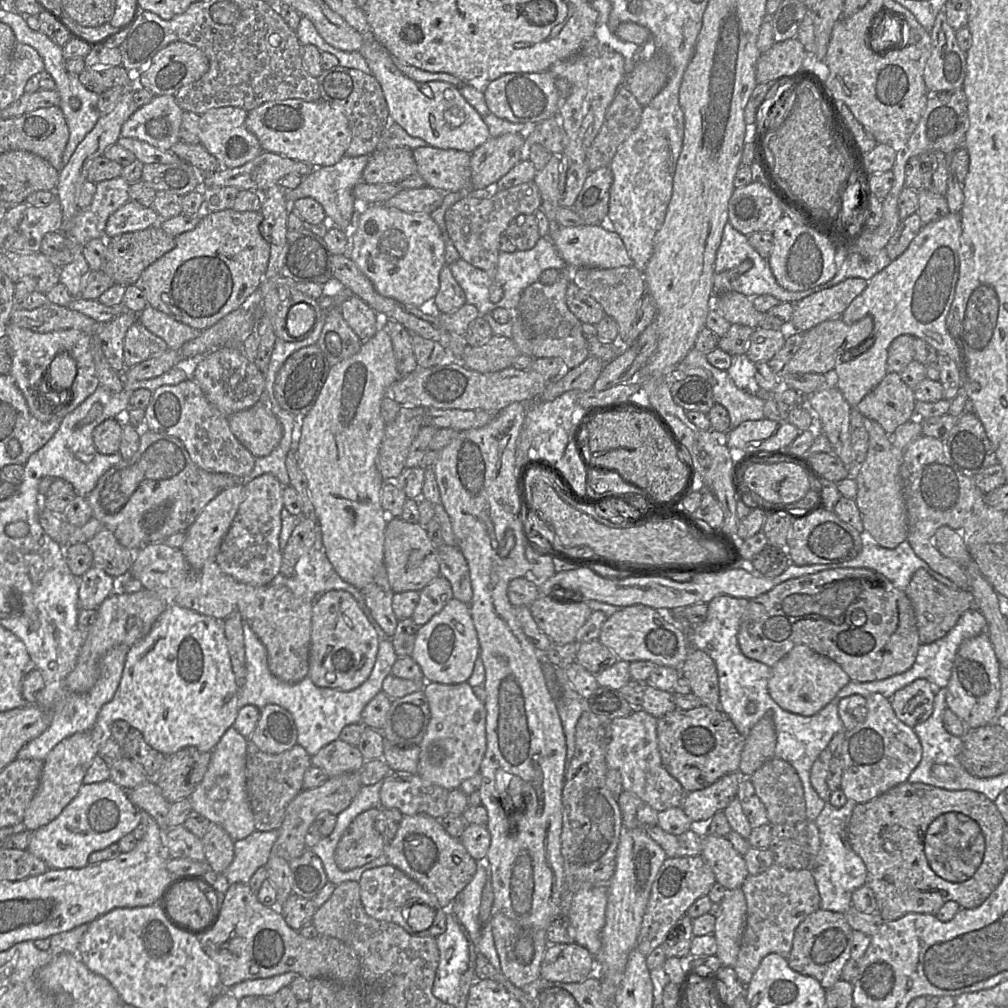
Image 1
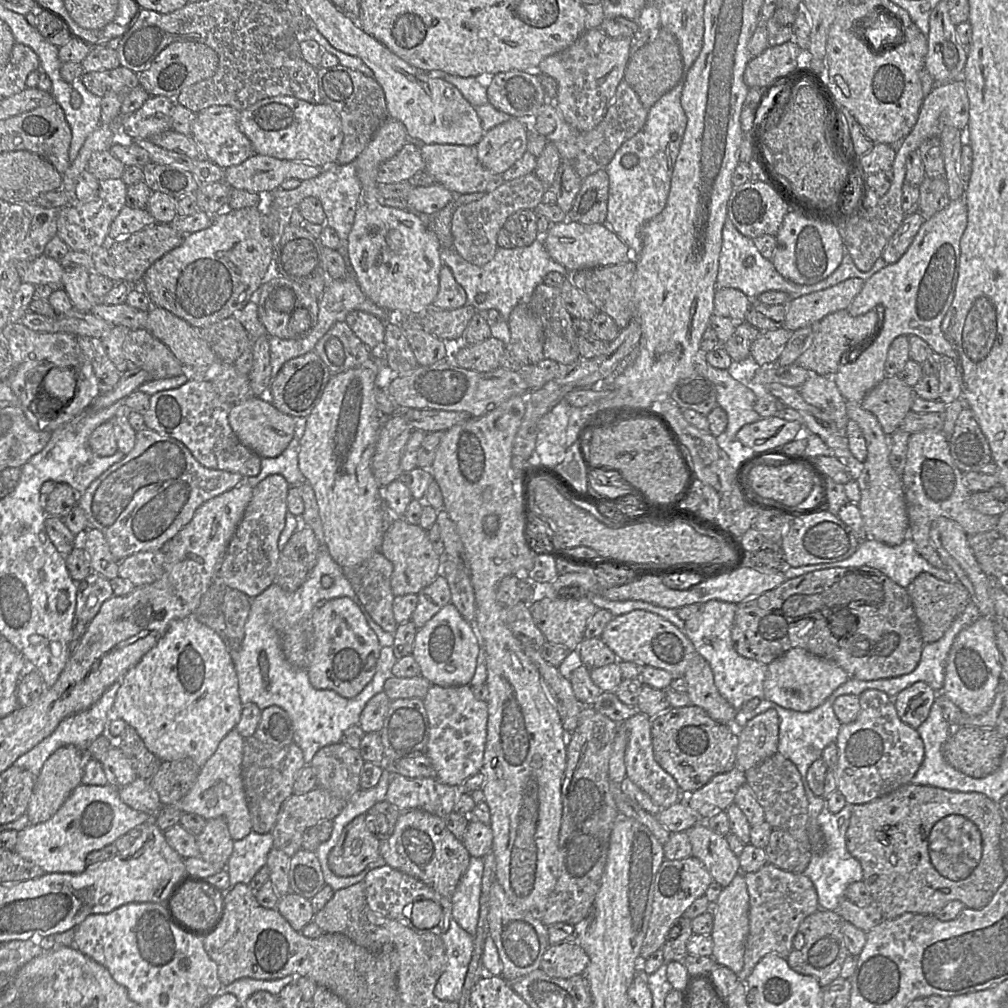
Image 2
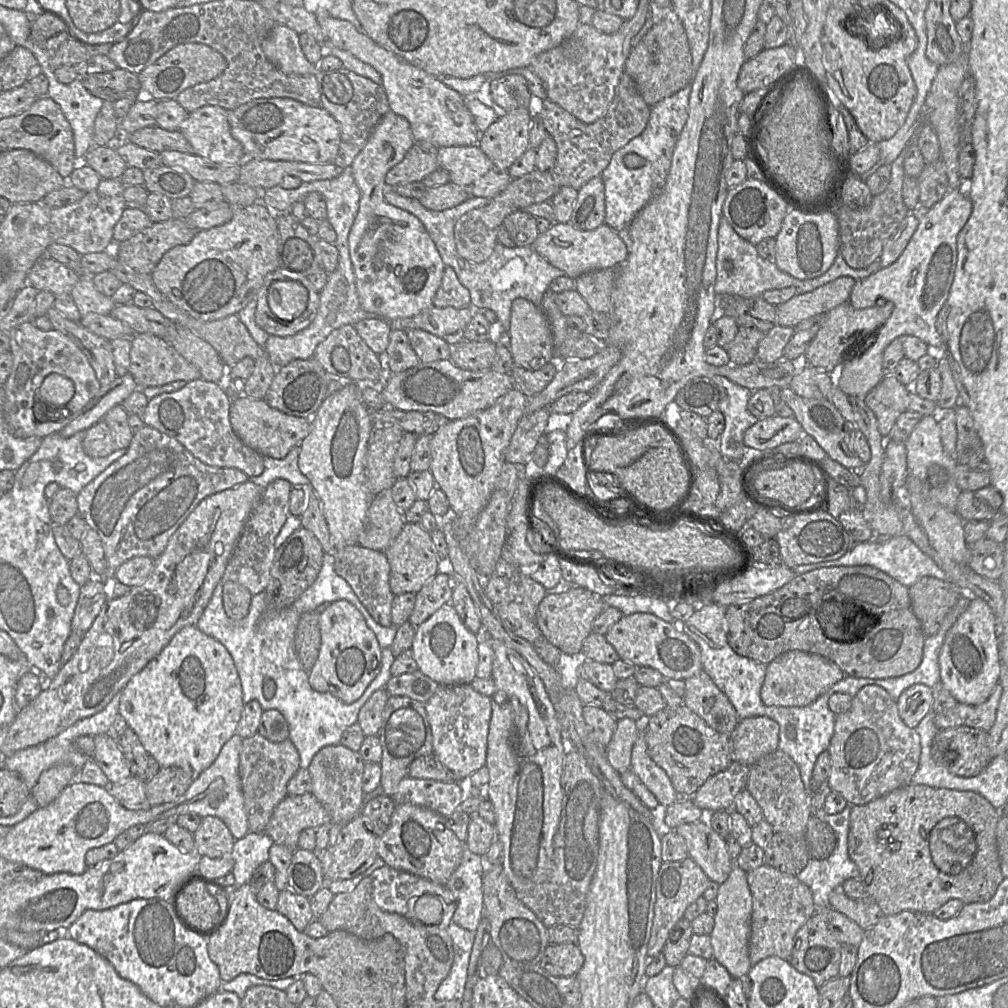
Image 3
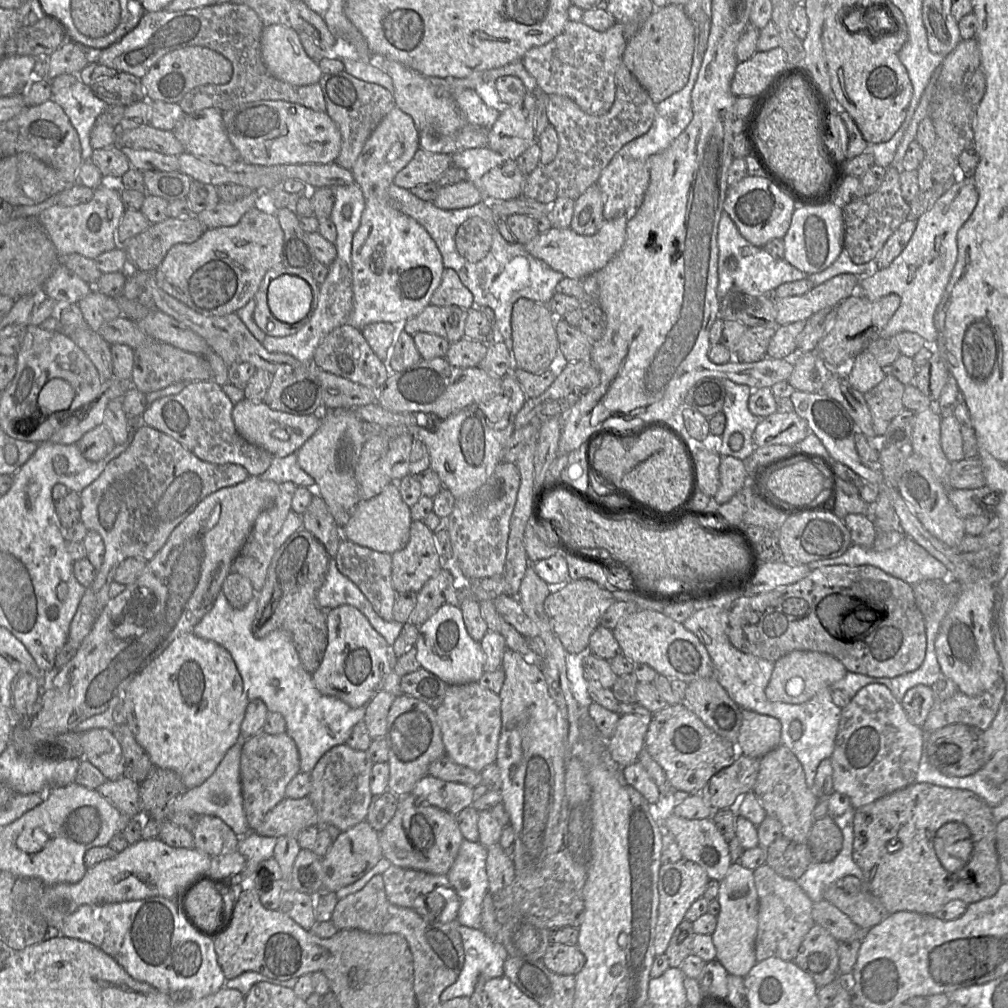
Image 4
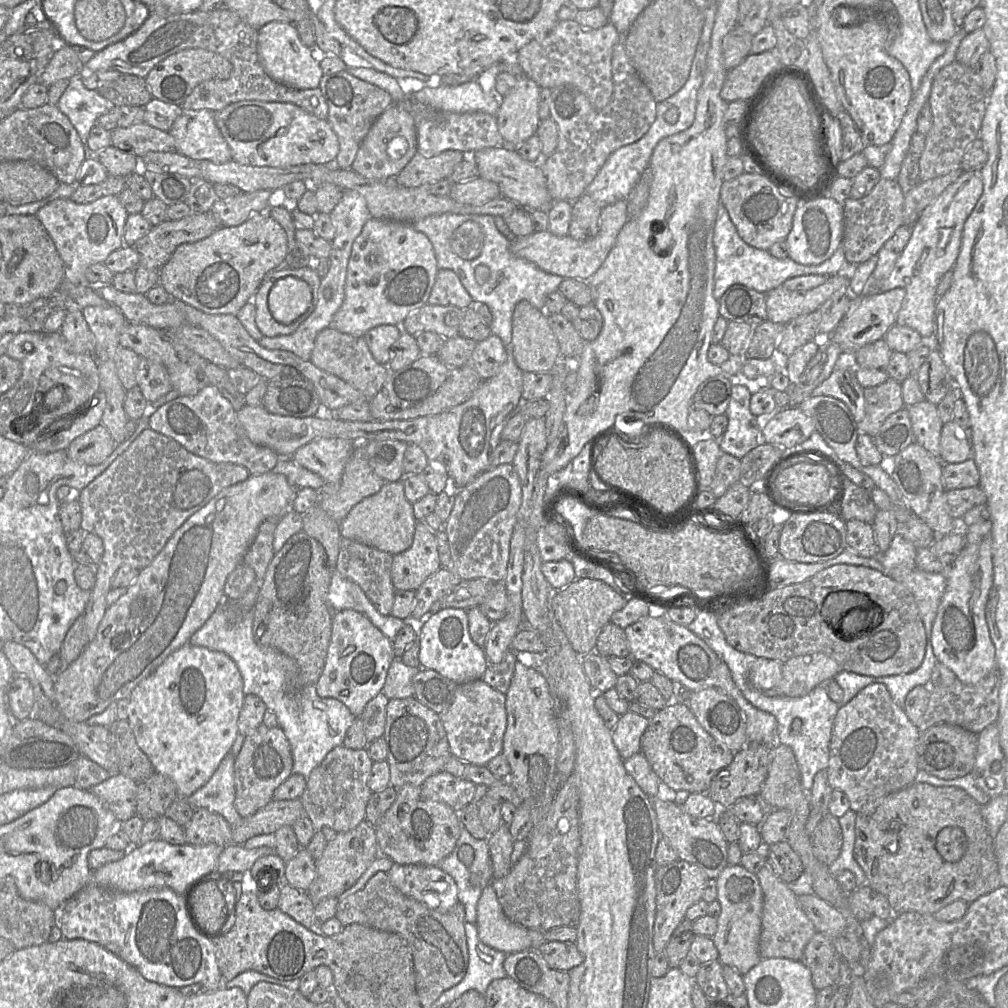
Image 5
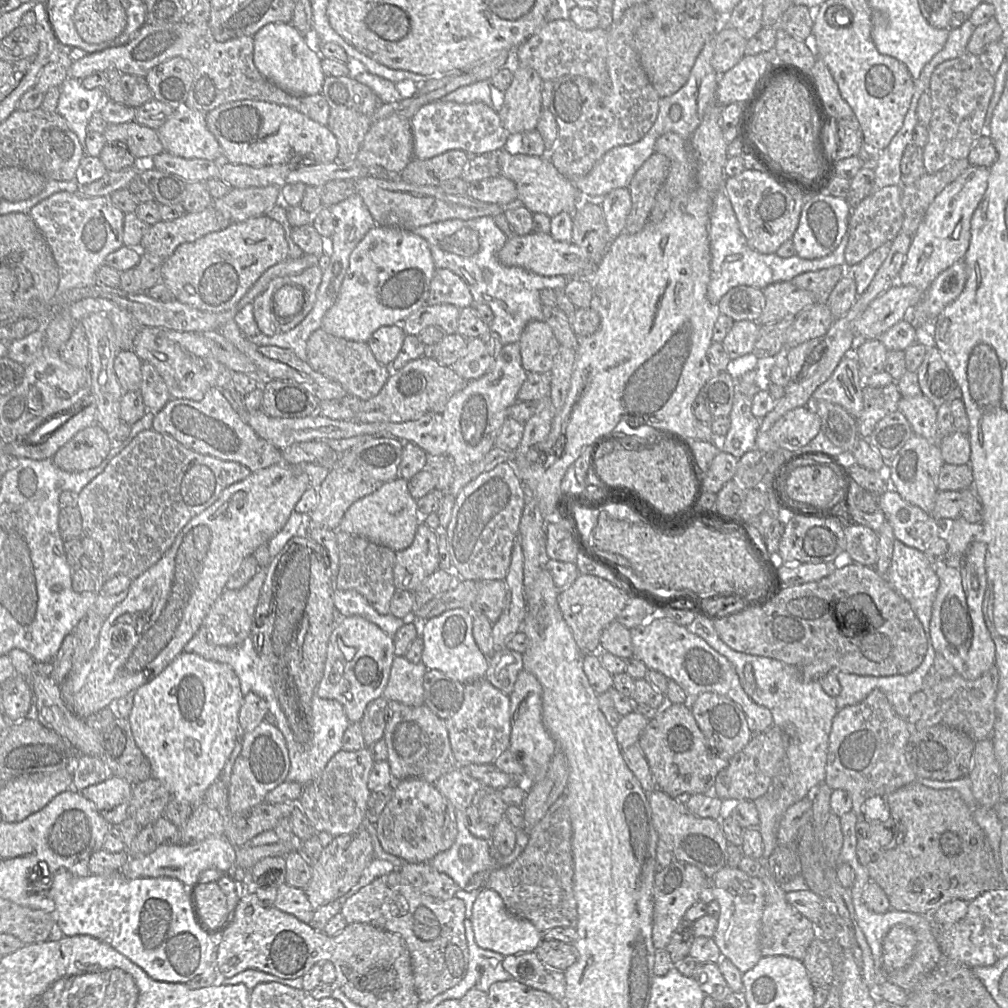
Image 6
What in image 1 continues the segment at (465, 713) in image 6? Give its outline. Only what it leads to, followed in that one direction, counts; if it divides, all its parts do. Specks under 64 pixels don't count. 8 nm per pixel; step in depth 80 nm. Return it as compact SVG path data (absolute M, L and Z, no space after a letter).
M426 682L423 688L429 704L430 719L426 733L419 744L419 761L417 774L424 780L447 790L459 788L460 784L479 773L486 751L486 709L474 694L468 682L459 684L442 684Z

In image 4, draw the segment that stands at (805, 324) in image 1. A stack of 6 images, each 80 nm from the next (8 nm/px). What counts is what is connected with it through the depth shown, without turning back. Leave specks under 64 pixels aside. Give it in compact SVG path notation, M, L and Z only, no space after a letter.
M839 274L803 295L774 298L777 326L806 321L826 307L836 307L857 291L859 280L854 274Z

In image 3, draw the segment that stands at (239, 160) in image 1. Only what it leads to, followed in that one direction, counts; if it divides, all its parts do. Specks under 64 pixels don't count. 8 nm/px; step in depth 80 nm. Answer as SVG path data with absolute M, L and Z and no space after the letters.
M214 105L189 113L179 131L193 147L194 154L214 163L242 164L246 153L231 134L228 113L228 110Z

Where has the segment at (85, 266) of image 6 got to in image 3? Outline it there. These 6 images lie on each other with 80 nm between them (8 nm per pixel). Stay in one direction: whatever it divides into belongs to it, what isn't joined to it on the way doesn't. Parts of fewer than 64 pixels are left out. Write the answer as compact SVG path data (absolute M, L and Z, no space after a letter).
M102 179L98 187L73 204L50 209L52 242L66 245L81 256L96 252L111 252L114 246L113 229L126 208L124 184L119 179Z

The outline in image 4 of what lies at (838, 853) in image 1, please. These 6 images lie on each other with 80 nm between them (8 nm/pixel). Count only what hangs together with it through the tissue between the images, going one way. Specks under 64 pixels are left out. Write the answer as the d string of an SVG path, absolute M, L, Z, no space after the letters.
M849 808L844 814L834 817L843 836L842 848L837 857L830 862L813 861L805 873L796 880L813 903L821 901L825 888L839 884L844 876L852 875L862 880L862 871L852 856L854 811L855 809Z

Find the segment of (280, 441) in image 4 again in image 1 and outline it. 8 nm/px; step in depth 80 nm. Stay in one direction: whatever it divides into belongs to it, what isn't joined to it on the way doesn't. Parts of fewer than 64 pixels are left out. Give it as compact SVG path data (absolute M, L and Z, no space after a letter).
M263 403L232 414L228 421L231 432L255 458L269 455L282 439L280 422Z

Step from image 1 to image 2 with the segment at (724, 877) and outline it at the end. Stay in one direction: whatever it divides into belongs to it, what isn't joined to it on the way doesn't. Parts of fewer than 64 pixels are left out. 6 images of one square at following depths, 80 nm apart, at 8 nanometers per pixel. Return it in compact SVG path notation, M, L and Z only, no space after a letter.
M701 821L686 831L692 845L692 856L699 859L715 882L723 888L741 872L739 857L731 850L726 836L711 830Z

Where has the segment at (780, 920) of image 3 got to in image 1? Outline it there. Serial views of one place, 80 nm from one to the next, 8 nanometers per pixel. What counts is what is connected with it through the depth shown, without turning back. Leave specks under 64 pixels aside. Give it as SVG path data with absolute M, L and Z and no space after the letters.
M774 863L759 875L749 874L740 888L745 894L747 910L733 969L740 982L747 986L764 957L778 954L787 958L798 925L820 909L820 895L811 869L787 869Z

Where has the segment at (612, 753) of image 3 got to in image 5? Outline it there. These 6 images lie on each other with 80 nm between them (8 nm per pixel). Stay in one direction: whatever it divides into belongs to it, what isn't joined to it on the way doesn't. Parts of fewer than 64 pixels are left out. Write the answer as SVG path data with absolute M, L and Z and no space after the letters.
M626 712L612 730L612 741L623 760L641 751L641 737L648 726L649 720L633 713Z

